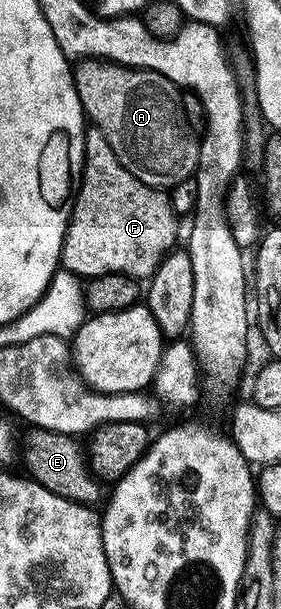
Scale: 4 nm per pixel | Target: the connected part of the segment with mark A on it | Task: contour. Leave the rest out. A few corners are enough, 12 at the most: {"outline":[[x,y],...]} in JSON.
{"outline":[[98,59],[74,71],[87,122],[138,181],[200,168],[181,88]]}

